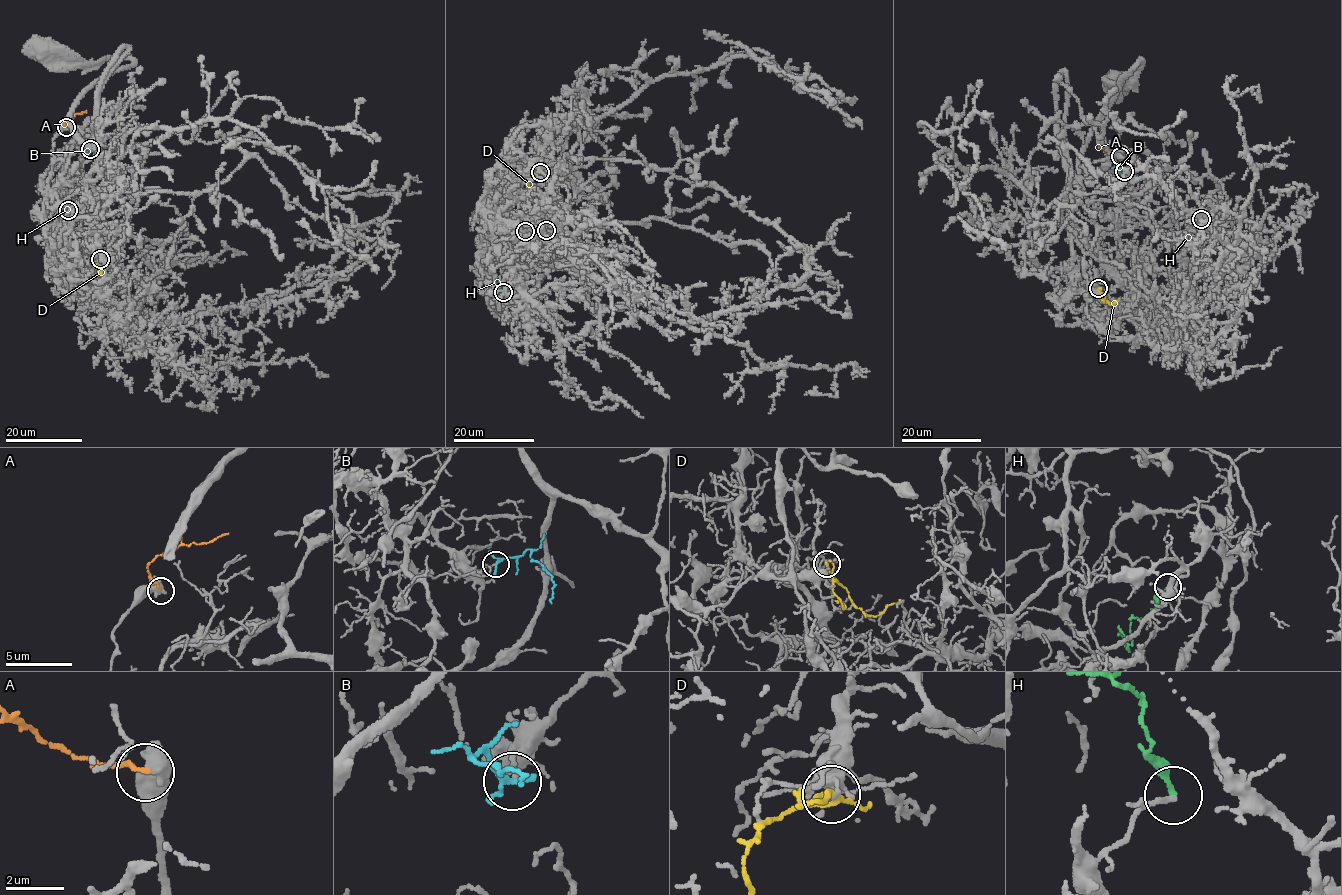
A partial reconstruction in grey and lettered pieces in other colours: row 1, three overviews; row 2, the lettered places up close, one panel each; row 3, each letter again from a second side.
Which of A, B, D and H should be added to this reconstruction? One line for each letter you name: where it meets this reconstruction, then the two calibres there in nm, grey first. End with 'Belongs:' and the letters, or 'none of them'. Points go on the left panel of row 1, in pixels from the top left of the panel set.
H: Touches grey at (68, 210). Thickness 160 nm (grey) against 200 nm
Belongs: H

